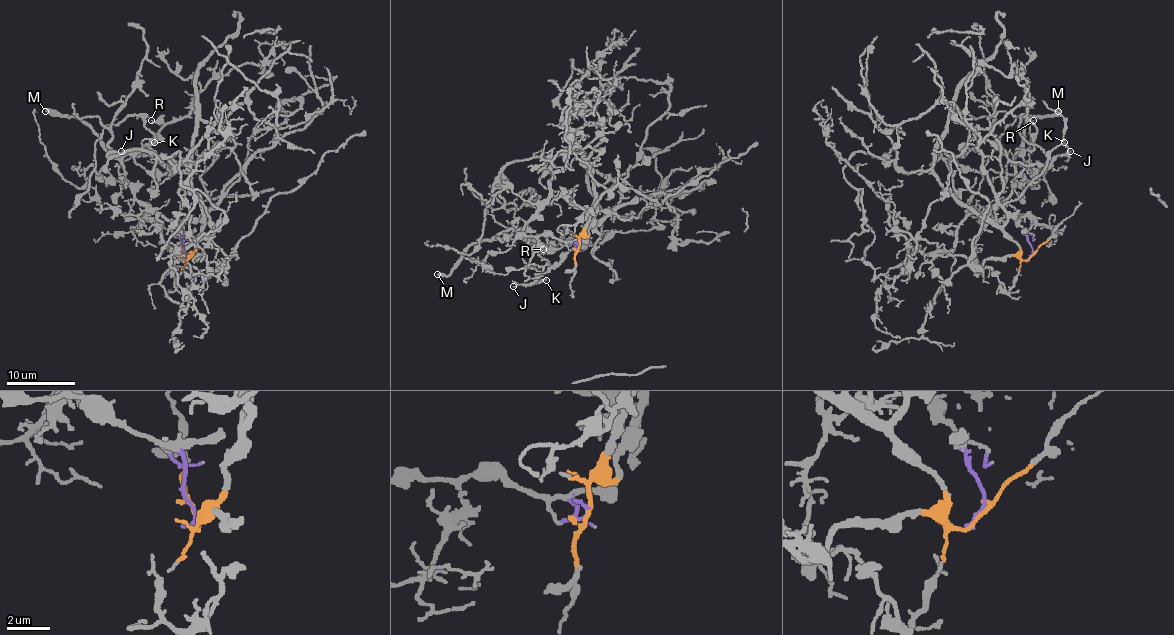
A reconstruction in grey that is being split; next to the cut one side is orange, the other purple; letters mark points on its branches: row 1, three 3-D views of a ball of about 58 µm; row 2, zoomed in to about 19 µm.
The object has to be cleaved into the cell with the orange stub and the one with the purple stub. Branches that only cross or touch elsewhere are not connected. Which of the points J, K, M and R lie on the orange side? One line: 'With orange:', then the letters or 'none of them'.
With orange: J, K

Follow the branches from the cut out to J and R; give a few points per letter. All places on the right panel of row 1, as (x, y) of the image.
J: (1030, 256), (946, 188), (934, 171), (936, 140), (949, 120), (1023, 164), (1070, 151)
R: (1030, 256), (1032, 249), (1008, 195), (1015, 178), (1015, 154), (1034, 147), (1030, 123), (1034, 120)

